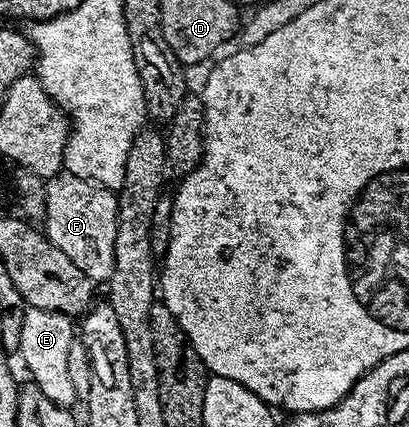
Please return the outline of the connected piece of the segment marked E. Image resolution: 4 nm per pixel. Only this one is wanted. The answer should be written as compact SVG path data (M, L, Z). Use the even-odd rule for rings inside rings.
M28 307L23 313L21 342L18 355L23 356L23 364L31 371L30 379L52 402L64 406L74 405L77 397L73 381L69 379L69 346L77 339L77 328L72 317L61 312L46 312L44 309Z

